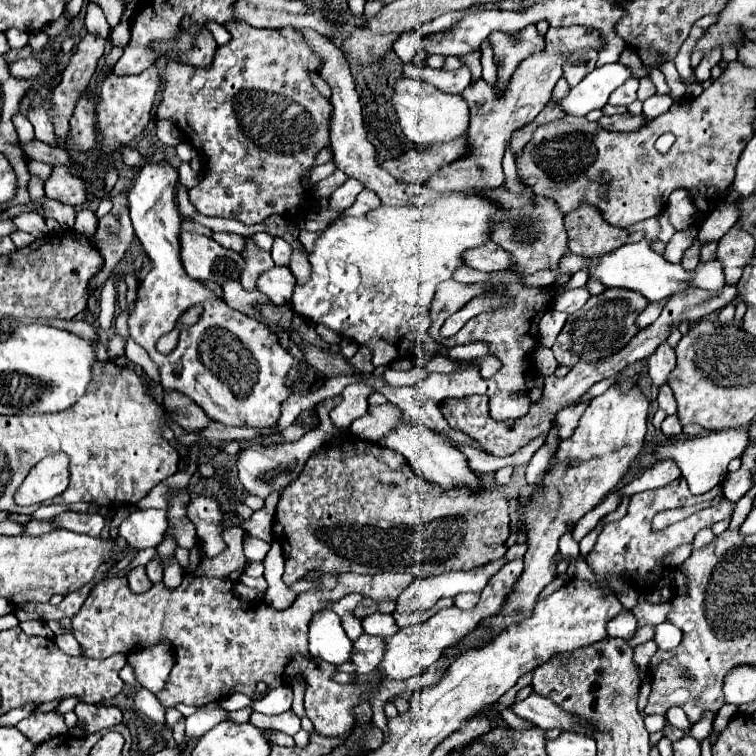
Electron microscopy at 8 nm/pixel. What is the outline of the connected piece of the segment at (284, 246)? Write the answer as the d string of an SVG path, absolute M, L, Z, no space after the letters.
M275 238L273 242L273 248L271 248L271 256L275 260L277 266L289 266L289 256L291 256L291 246L281 240L281 238Z

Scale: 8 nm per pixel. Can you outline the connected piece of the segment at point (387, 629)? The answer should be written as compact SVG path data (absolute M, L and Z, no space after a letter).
M381 612L363 618L363 620L361 620L361 626L363 626L363 632L365 632L365 634L381 636L381 638L391 636L391 634L395 634L395 632L399 630L399 626L395 624L393 616L391 616L391 614L381 614Z

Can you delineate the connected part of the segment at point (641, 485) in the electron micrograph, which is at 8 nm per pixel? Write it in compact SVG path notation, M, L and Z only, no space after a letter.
M655 462L653 468L645 470L635 480L623 484L621 490L619 490L619 496L621 498L623 496L633 496L637 492L643 492L643 490L649 490L649 488L657 488L657 486L669 484L669 482L673 482L679 476L681 474L677 470L677 466L673 466L673 462Z

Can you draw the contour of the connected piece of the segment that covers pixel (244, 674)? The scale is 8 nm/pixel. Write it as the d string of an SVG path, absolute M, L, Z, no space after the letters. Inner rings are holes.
M209 496L191 498L187 516L195 524L201 548L205 552L201 552L199 568L185 574L181 586L175 590L167 590L163 584L155 584L143 594L133 594L127 586L127 578L115 576L99 582L81 606L79 614L73 618L71 632L77 638L83 656L103 660L117 652L129 654L139 646L147 648L161 638L169 638L175 650L175 666L167 678L165 688L155 694L157 700L167 708L173 708L179 702L201 706L233 692L253 696L255 684L261 680L271 688L277 688L289 684L295 672L303 672L307 682L305 712L309 714L315 730L325 736L347 734L353 730L355 720L351 716L351 708L361 702L361 694L367 690L367 686L333 682L331 676L337 672L335 666L321 662L309 654L307 628L311 614L321 608L329 608L331 602L341 600L351 592L369 596L373 600L397 600L405 586L409 586L409 582L415 578L411 574L389 572L339 576L309 574L309 578L319 580L321 588L299 594L299 598L285 610L275 610L265 602L239 602L231 590L247 566L247 558L243 554L243 530L235 526L229 530L229 534L225 534L223 540L223 524L231 516L225 514L221 504ZM325 578L329 578L329 594L325 594Z

